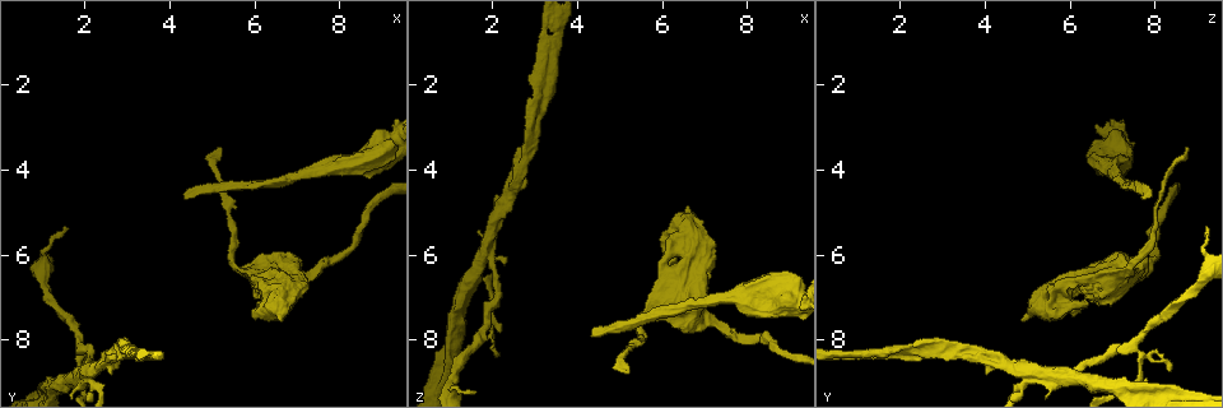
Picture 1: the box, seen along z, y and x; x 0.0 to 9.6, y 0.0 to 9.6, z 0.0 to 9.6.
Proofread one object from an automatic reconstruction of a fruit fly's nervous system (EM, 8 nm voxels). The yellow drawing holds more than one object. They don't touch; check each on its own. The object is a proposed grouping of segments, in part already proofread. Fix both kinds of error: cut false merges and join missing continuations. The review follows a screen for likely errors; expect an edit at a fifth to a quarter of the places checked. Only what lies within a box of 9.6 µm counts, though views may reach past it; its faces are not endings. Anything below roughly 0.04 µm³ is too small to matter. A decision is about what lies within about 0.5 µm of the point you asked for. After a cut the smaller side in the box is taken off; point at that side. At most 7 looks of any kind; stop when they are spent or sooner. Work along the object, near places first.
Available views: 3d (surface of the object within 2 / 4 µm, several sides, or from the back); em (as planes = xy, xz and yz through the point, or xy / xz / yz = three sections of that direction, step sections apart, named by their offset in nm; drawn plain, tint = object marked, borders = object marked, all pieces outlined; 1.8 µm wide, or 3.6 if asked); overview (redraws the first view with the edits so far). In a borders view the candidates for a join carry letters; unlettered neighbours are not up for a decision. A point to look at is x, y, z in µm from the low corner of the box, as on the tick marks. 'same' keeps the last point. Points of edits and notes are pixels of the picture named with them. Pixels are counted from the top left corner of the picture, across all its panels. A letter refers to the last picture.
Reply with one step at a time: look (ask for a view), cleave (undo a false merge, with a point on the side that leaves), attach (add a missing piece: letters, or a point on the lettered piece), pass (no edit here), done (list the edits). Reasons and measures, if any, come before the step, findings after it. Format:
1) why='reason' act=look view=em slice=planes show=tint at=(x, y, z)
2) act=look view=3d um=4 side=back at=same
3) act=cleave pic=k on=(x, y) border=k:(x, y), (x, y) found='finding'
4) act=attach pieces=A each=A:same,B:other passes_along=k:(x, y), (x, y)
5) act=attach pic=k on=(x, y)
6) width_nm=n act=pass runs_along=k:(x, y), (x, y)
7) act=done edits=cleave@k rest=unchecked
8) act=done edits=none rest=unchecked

why='tapers out' act=look view=3d um=2 side=back at=(2.05, 8.75, 8.40)

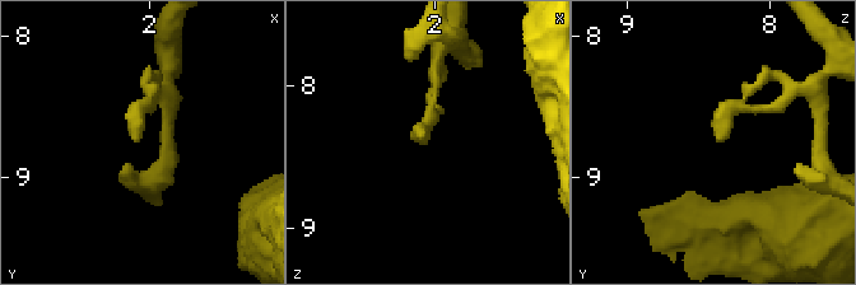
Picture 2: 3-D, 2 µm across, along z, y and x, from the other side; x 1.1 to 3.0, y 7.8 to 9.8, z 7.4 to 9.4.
act=look view=em slice=planes show=tint at=(2.08, 8.70, 8.38)

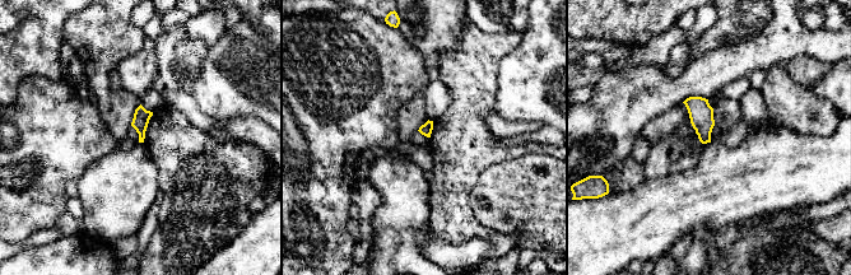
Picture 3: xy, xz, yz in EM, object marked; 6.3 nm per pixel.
act=look view=em slice=planes show=borders at=same

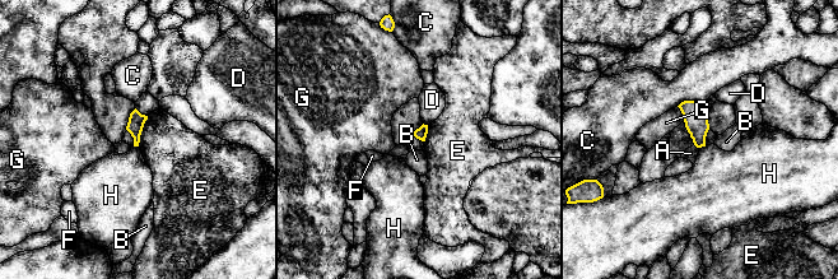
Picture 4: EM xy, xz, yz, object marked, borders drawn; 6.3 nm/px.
act=pass each=A:other,B:other,C:other,D:other,E:other,F:other,G:other,H:other border=4:(148, 116), (138, 145) found='none of them fits'

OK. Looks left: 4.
why='sudden change in width' act=look view=3d um=2 at=(1.85, 8.90, 5.95)

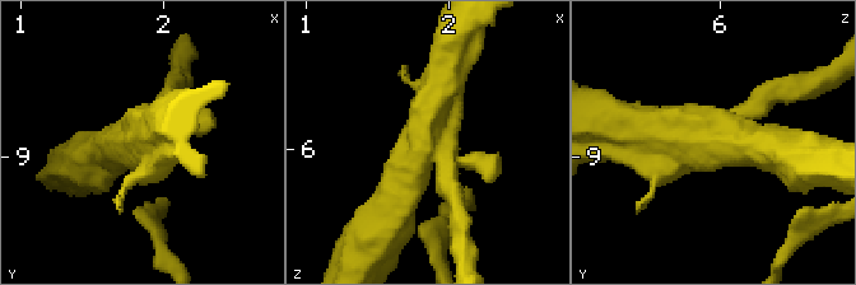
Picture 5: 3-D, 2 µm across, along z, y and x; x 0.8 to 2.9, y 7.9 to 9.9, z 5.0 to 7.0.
why='need the tissue' act=look view=em slice=planes show=plain at=(1.80, 8.84, 5.98)

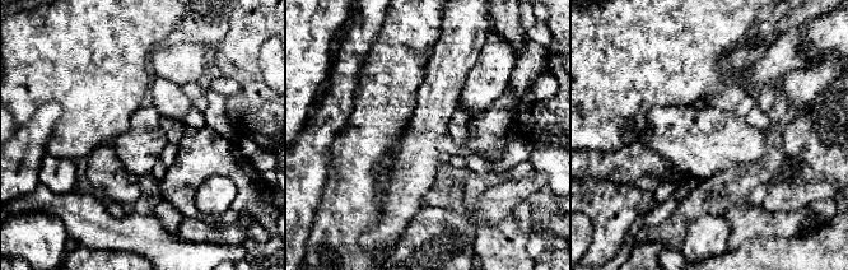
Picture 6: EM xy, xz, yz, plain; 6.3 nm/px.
act=look view=em slice=planes show=borders at=same

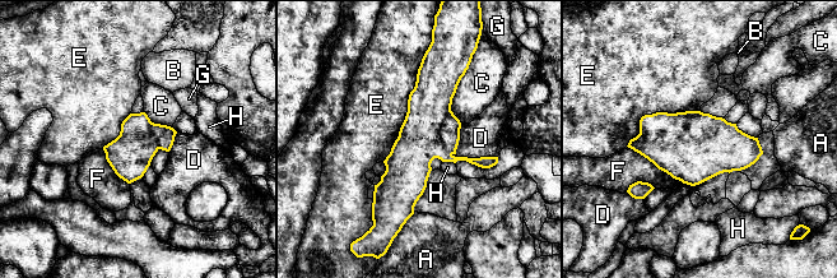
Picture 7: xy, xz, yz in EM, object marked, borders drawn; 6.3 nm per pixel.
act=cleave pic=7 on=(450, 130) each=A:other,B:other,C:other,D:other,E:other,F:other,G:other,H:other border=7:(450, 110), (440, 140), (451, 154) found='a second neuron is stuck on'

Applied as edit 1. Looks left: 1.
why='touches itself' act=look view=em slice=planes show=borders at=(6.05, 7.10, 6.30)

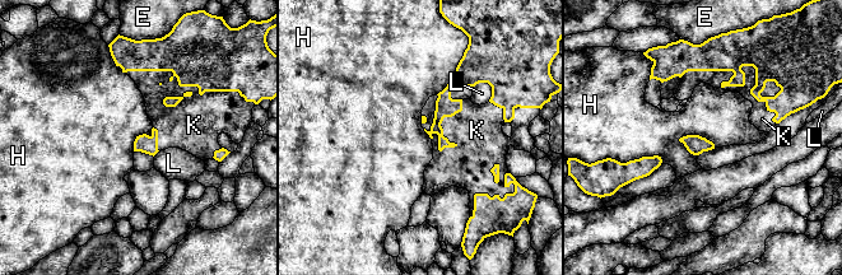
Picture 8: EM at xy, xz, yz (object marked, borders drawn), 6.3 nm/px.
act=attach pieces=K each=E:other,H:other,K:same,L:other passes_along=8:(775, 59), (744, 84), (762, 119) found='it goes on there'

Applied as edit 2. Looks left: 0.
act=done edits=cleave@7,attach@8 rest=unchecked

